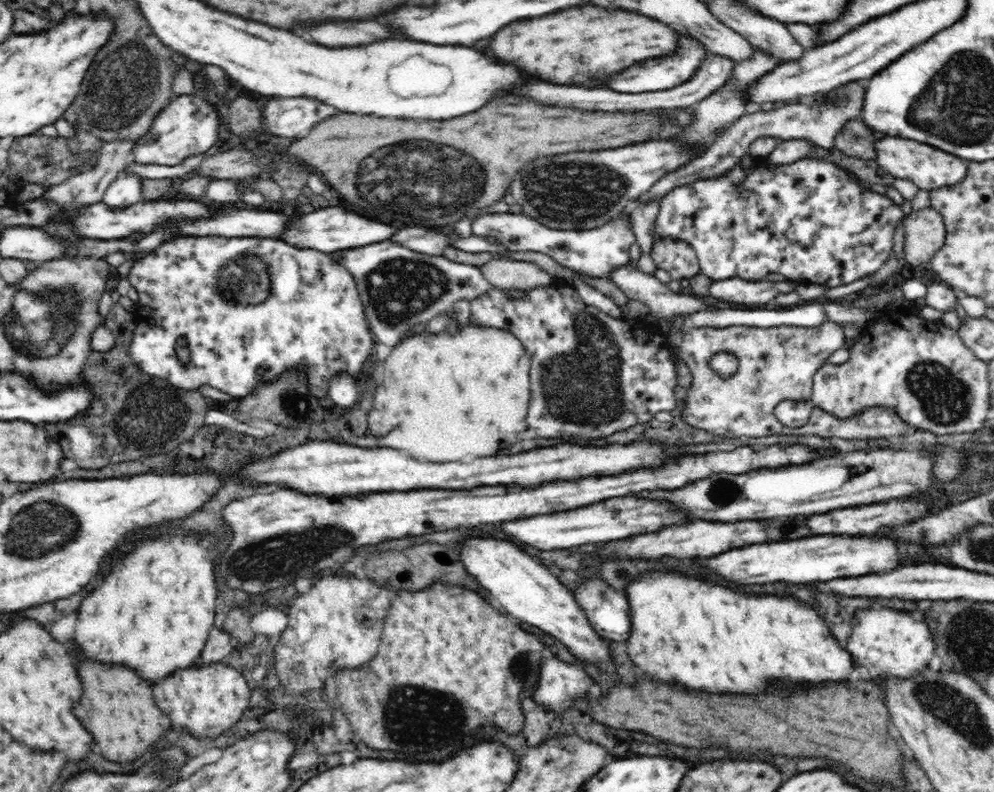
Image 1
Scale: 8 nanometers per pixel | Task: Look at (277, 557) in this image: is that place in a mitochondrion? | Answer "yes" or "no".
yes

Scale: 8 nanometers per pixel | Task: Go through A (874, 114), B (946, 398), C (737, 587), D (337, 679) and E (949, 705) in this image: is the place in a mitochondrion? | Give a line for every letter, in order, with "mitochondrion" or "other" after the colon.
A: other
B: mitochondrion
C: other
D: other
E: mitochondrion

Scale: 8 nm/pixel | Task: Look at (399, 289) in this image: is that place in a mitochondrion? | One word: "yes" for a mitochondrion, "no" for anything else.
yes

